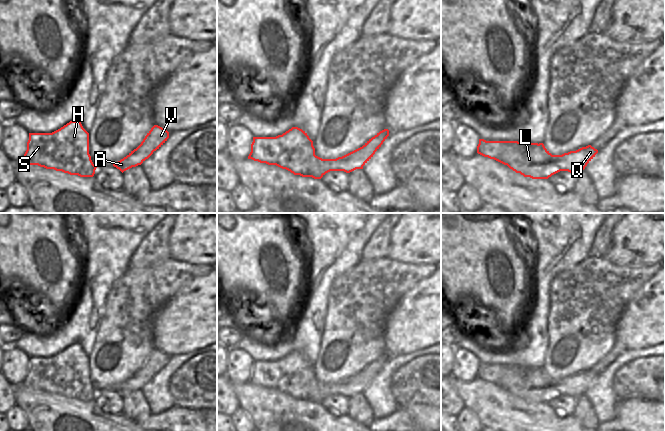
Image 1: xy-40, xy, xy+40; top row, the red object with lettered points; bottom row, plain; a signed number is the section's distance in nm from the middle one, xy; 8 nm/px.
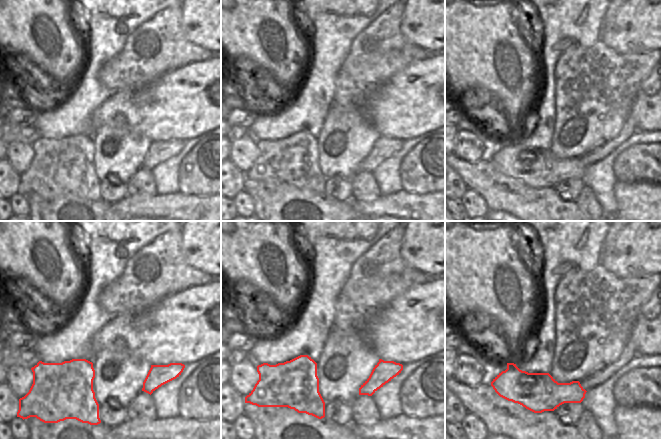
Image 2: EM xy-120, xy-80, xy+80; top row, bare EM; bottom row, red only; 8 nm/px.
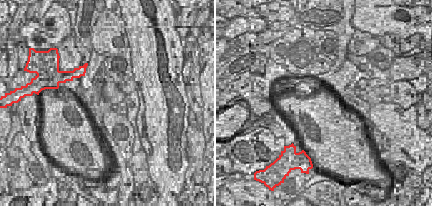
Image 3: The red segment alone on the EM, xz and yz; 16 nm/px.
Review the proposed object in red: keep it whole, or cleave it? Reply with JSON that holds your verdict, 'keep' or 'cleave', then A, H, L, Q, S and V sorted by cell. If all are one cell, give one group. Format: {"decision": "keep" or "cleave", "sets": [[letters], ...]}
{"decision": "cleave", "sets": [["A", "L", "Q", "V"], ["H", "S"]]}

